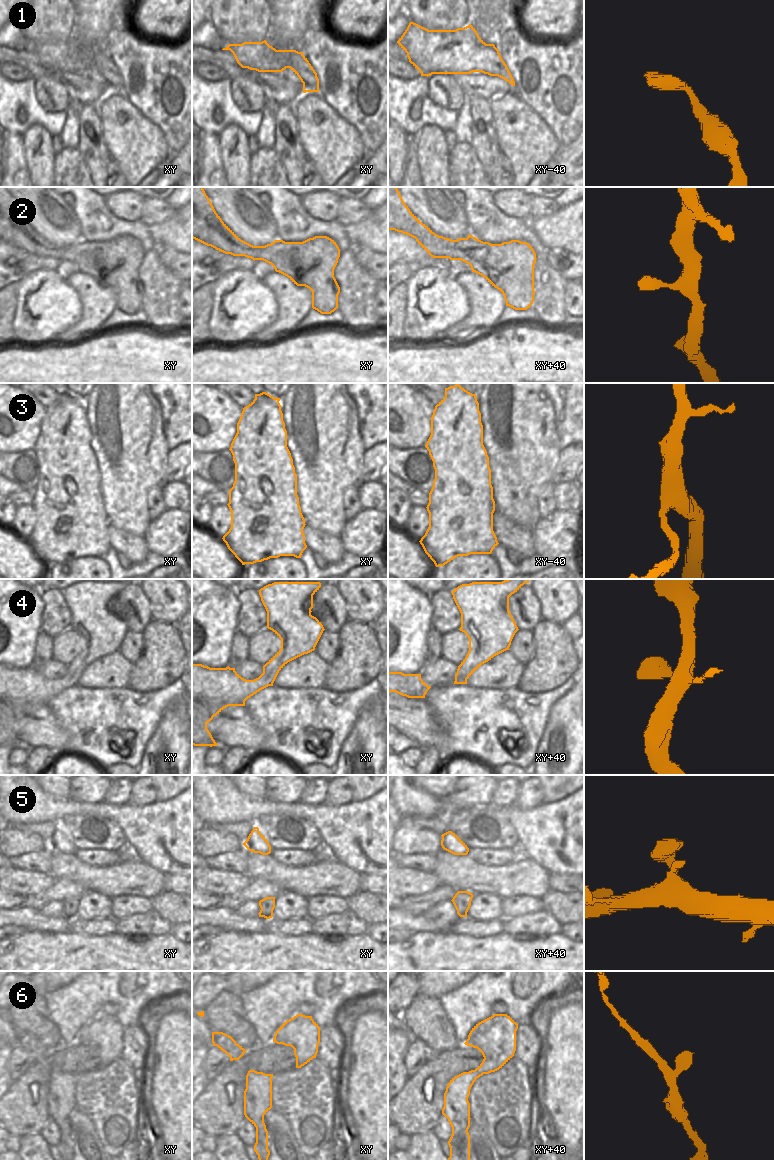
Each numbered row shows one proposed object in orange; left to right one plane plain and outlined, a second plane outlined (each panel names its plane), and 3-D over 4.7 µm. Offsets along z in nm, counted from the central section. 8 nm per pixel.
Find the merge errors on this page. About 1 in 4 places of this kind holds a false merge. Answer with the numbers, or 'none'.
none

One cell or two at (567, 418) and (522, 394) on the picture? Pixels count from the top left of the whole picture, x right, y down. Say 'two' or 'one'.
two

